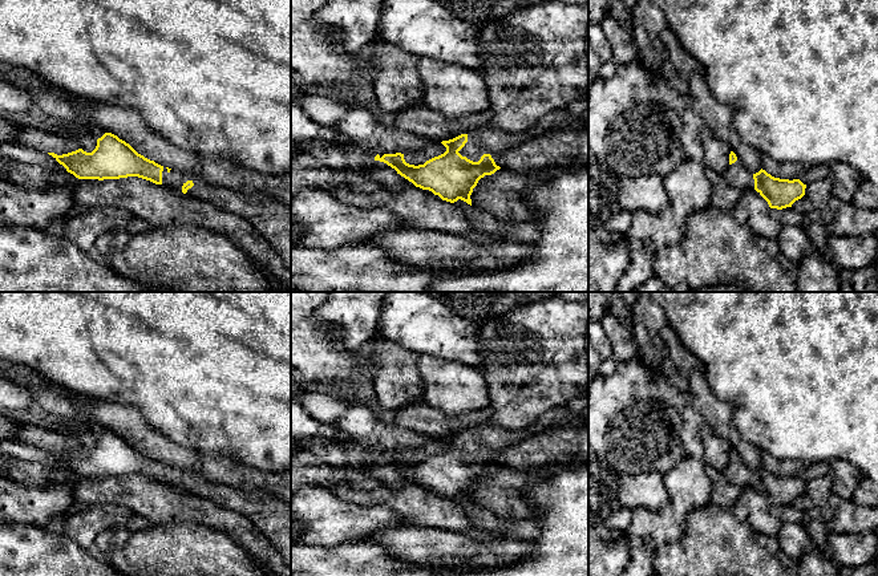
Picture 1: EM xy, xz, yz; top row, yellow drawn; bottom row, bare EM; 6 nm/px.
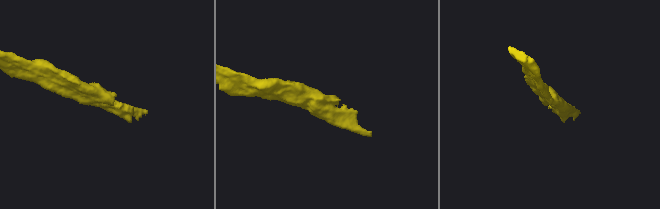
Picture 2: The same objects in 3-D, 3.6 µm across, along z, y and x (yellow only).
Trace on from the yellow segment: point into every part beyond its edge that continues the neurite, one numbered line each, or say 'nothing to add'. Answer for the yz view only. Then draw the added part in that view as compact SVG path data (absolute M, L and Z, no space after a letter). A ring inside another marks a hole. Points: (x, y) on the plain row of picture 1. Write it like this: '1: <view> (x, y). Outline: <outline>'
1: yz (736, 473). Outline: M739 457L728 463L724 474L731 483L740 487L754 486L753 471L744 466Z

